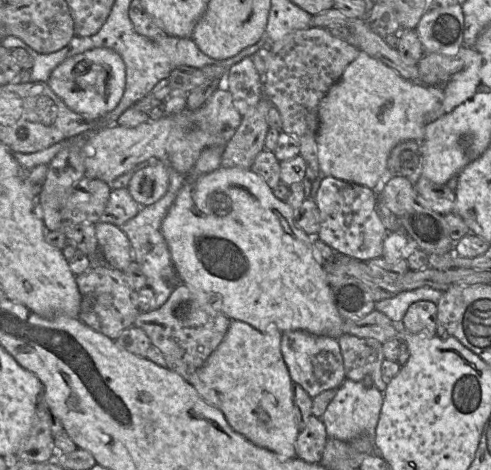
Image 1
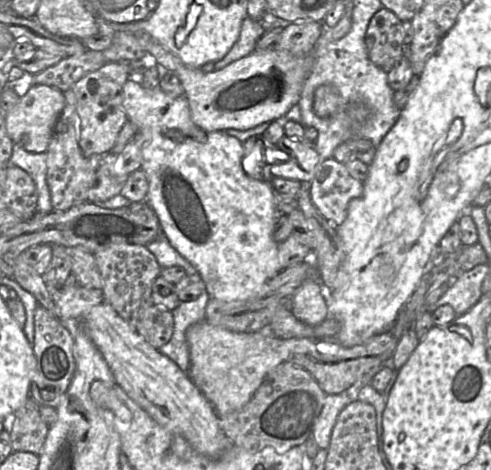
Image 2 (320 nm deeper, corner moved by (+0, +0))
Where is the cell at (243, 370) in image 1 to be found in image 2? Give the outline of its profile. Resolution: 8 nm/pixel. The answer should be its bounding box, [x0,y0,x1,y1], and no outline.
[186,320,284,416]

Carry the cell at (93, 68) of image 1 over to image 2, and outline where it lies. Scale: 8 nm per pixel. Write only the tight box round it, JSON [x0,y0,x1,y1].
[123,80,282,302]

